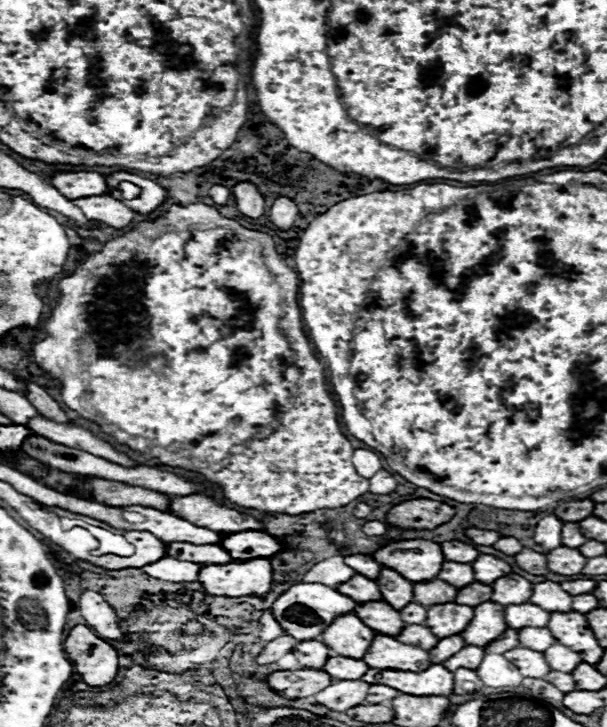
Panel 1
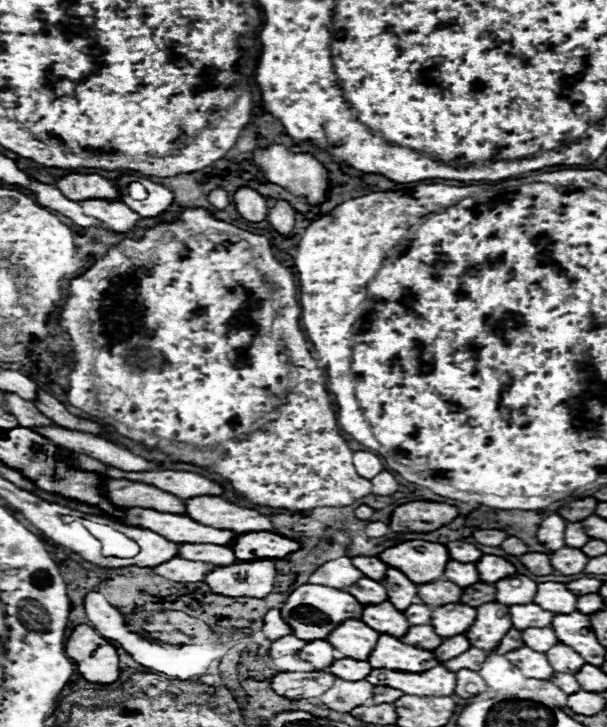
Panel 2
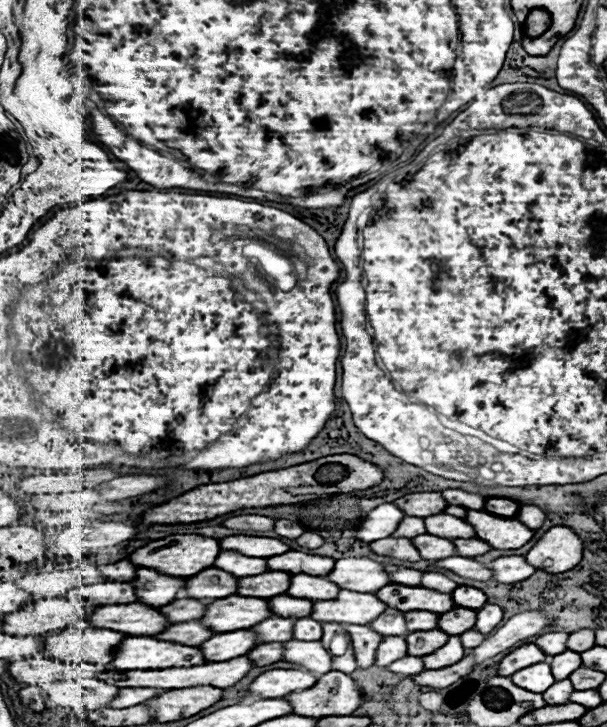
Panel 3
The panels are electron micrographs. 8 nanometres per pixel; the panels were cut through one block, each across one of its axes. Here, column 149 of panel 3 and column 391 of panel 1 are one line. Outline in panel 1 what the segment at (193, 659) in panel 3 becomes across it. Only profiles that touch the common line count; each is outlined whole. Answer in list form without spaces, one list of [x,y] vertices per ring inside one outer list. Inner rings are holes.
[[[376,634],[376,640],[368,648],[366,656],[362,658],[370,668],[380,670],[410,670],[410,672],[422,672],[430,666],[430,654],[428,650],[402,644],[392,636]]]

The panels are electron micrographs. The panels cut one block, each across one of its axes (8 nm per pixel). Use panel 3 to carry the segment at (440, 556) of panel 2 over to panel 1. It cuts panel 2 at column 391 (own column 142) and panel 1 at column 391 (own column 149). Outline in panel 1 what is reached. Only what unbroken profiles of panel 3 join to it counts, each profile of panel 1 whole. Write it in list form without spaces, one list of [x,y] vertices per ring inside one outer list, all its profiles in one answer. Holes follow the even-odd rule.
[[[428,540],[392,542],[374,552],[372,558],[384,564],[386,568],[394,568],[410,582],[434,580],[444,564],[444,554],[440,544]]]

